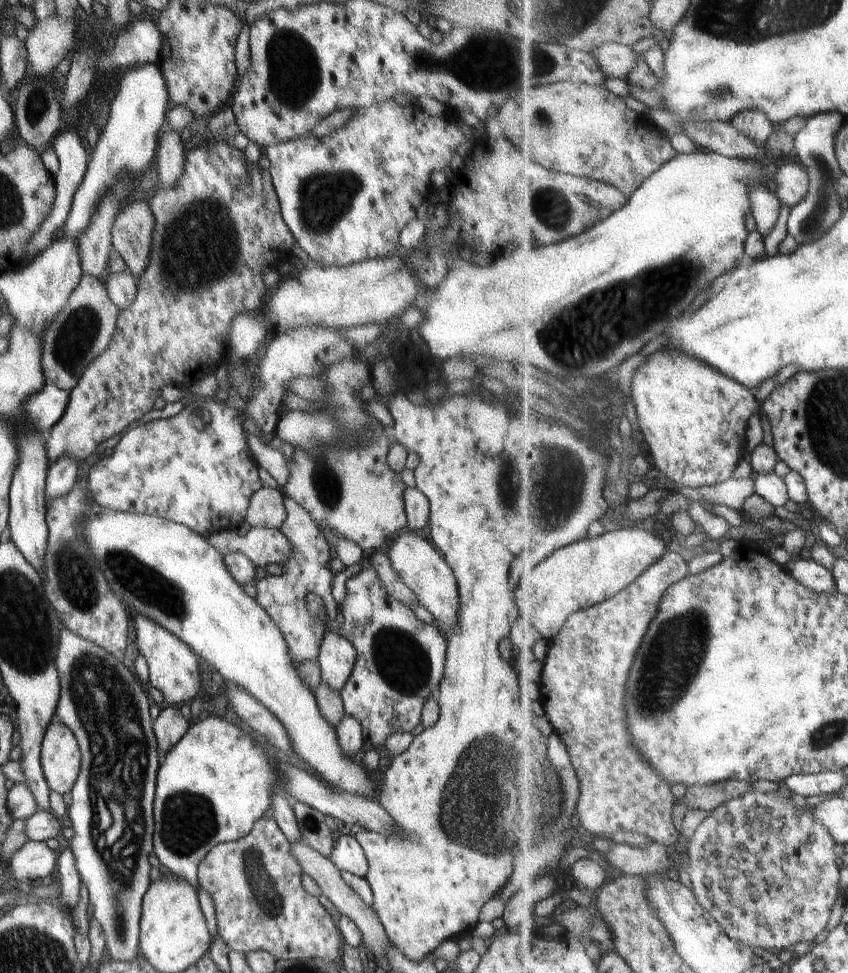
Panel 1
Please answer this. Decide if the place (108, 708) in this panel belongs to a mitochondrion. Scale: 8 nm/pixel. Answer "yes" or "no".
yes

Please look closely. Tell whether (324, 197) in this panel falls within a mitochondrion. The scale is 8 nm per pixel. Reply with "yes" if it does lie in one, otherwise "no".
yes

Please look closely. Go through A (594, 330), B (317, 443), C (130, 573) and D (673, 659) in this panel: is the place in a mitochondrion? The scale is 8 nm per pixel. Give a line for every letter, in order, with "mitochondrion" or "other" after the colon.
A: mitochondrion
B: mitochondrion
C: mitochondrion
D: mitochondrion

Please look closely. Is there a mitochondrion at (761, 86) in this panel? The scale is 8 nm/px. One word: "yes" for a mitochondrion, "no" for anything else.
no

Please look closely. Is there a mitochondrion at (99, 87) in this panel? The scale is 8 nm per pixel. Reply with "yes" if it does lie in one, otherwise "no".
no

